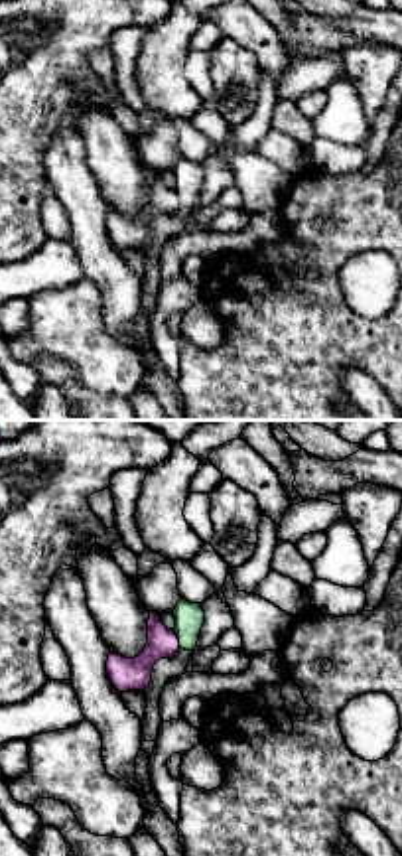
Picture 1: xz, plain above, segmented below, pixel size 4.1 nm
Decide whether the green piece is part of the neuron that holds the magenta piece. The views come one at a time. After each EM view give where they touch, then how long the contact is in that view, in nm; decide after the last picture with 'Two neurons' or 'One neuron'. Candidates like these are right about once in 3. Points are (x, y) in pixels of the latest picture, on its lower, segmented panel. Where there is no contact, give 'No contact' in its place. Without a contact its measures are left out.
Touches magenta at (176, 638). Shared border 80 nm

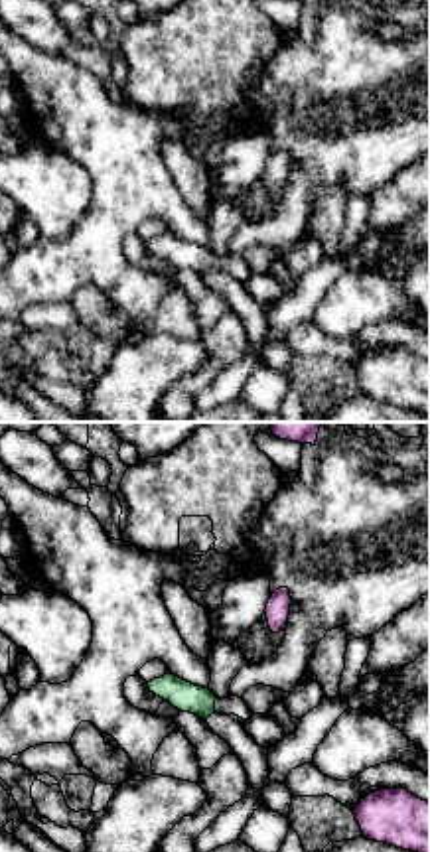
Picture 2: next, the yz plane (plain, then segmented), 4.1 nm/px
No contact

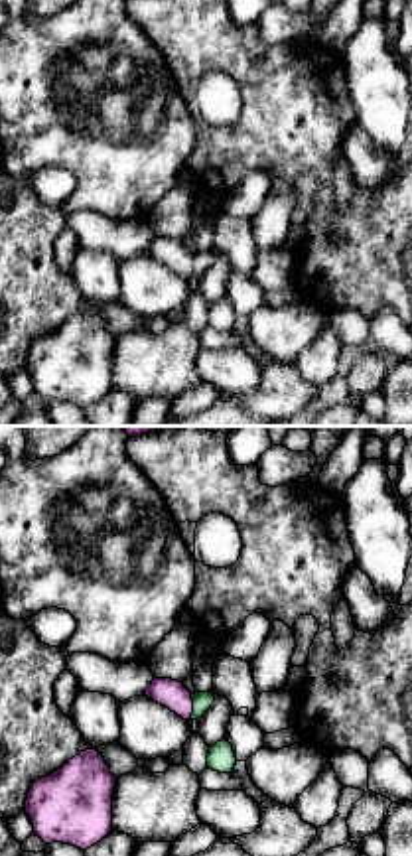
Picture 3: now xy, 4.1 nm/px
Touches magenta at (192, 707). Shared border 100 nm

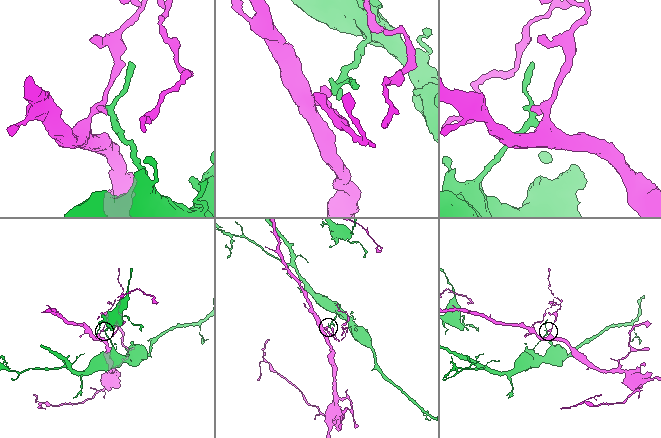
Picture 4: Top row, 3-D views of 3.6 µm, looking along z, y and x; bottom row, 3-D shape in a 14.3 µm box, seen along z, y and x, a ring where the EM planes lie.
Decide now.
Two neurons

